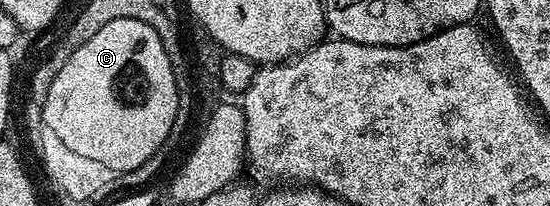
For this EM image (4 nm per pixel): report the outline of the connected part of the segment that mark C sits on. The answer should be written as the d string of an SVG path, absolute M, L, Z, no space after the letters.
M116 17L113 21L106 22L94 35L90 35L90 39L86 39L86 43L82 43L82 47L78 47L78 51L74 51L74 55L70 55L70 59L66 59L62 71L58 71L58 75L54 75L54 83L50 83L50 91L42 102L42 109L44 109L42 125L53 138L57 137L60 145L72 145L72 149L76 149L76 153L84 153L84 157L96 157L96 162L104 161L105 167L116 165L116 174L125 173L134 171L134 167L142 167L142 163L146 163L146 159L157 156L161 152L160 148L167 143L168 136L171 135L172 128L176 125L180 105L182 105L182 98L178 95L174 67L170 63L170 55L166 55L166 47L162 47L162 39L158 39L158 31L154 31L154 27L150 27L138 19L118 19Z

